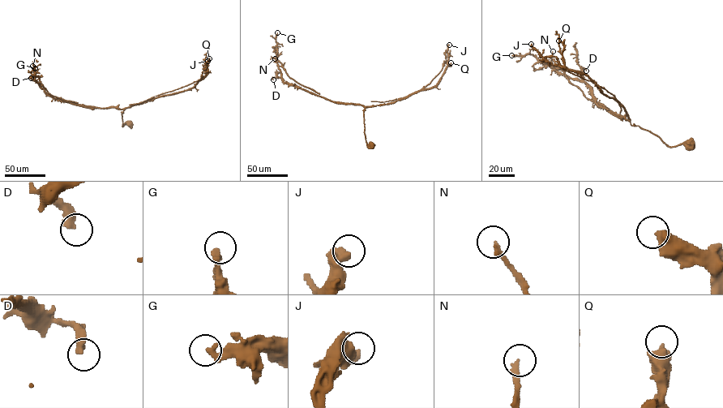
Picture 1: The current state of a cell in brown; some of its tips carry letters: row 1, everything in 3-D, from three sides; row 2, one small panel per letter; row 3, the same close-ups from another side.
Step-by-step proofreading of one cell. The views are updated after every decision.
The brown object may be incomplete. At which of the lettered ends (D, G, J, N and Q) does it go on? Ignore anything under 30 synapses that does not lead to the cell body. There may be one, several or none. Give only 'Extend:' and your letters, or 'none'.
Extend: J

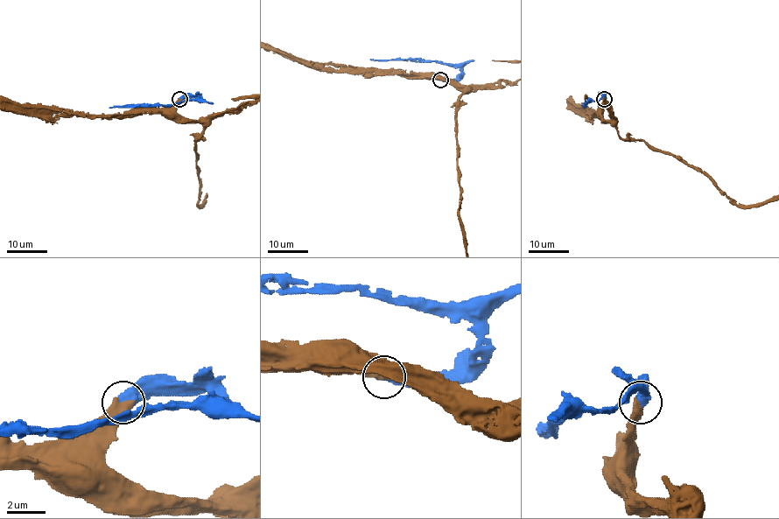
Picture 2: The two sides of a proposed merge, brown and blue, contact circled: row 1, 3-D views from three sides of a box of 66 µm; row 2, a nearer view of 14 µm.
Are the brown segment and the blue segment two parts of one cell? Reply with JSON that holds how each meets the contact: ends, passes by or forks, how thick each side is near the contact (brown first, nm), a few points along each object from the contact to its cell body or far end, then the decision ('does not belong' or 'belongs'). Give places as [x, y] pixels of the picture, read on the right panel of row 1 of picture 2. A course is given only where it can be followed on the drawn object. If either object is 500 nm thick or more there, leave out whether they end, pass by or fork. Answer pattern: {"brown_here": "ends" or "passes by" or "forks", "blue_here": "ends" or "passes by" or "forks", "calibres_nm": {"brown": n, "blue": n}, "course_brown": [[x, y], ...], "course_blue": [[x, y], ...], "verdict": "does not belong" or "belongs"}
{"calibres_nm": {"brown": 550, "blue": 550}, "course_blue": [[604, 99], [604, 96], [598, 101], [590, 101], [584, 108]], "verdict": "belongs"}

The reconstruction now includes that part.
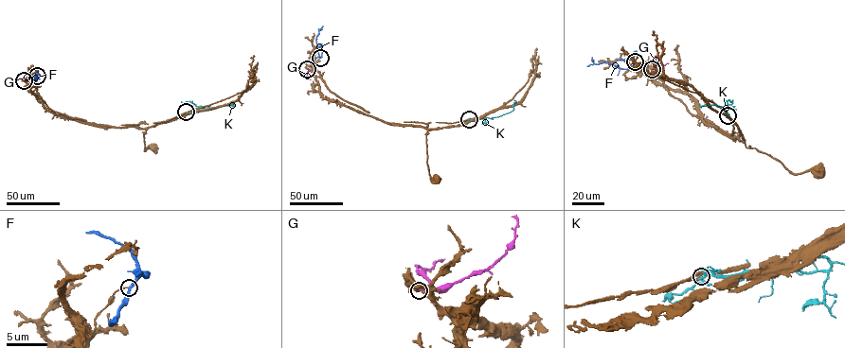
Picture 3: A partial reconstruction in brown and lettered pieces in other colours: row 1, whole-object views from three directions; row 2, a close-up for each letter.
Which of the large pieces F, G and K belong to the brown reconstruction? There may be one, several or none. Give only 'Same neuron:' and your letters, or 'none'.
Same neuron: none

